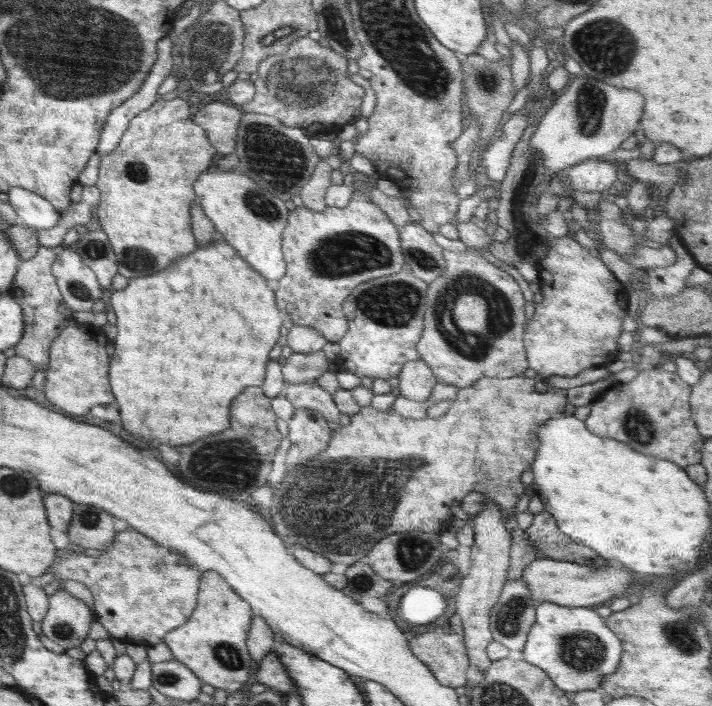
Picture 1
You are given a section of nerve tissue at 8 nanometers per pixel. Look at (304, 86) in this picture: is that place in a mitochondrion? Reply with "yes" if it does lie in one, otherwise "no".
yes

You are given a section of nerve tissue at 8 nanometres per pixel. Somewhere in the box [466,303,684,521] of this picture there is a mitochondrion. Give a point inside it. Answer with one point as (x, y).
(637, 426)

